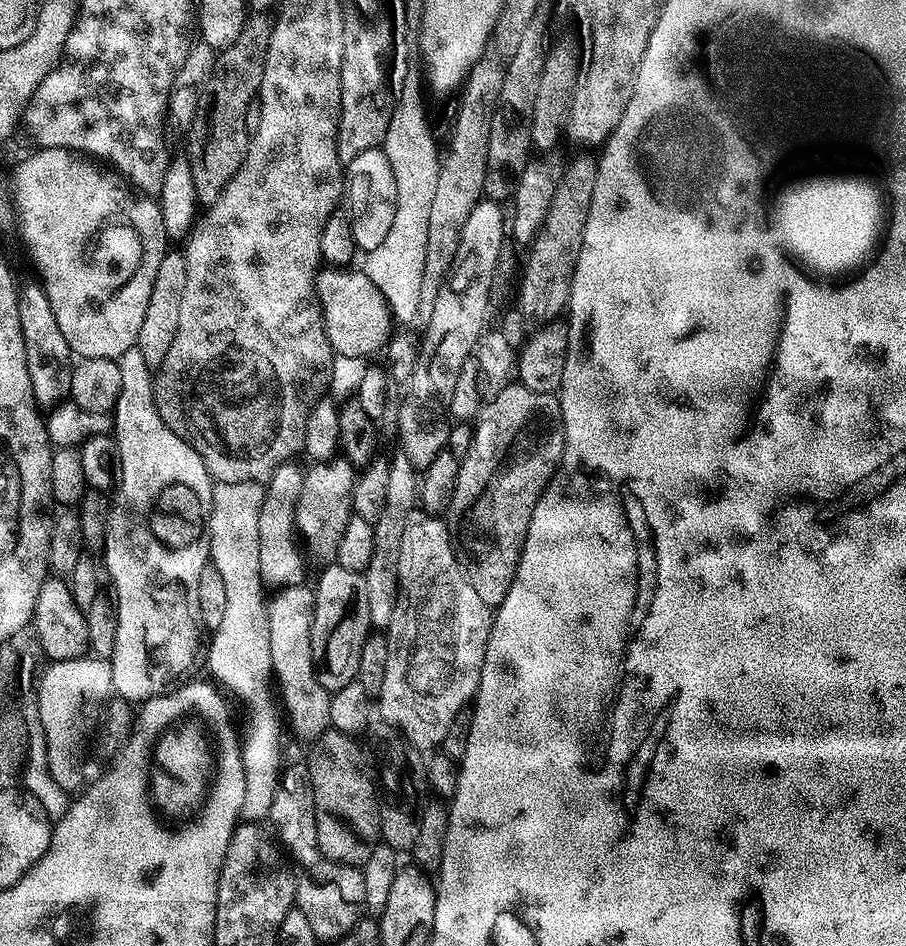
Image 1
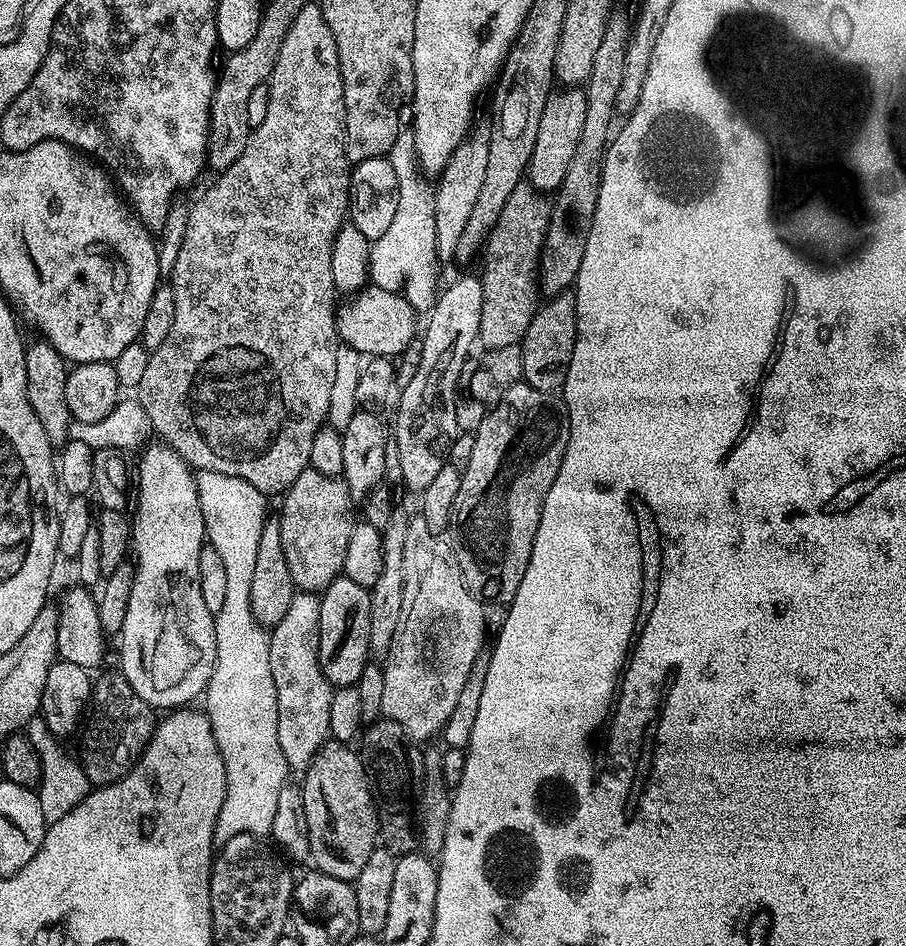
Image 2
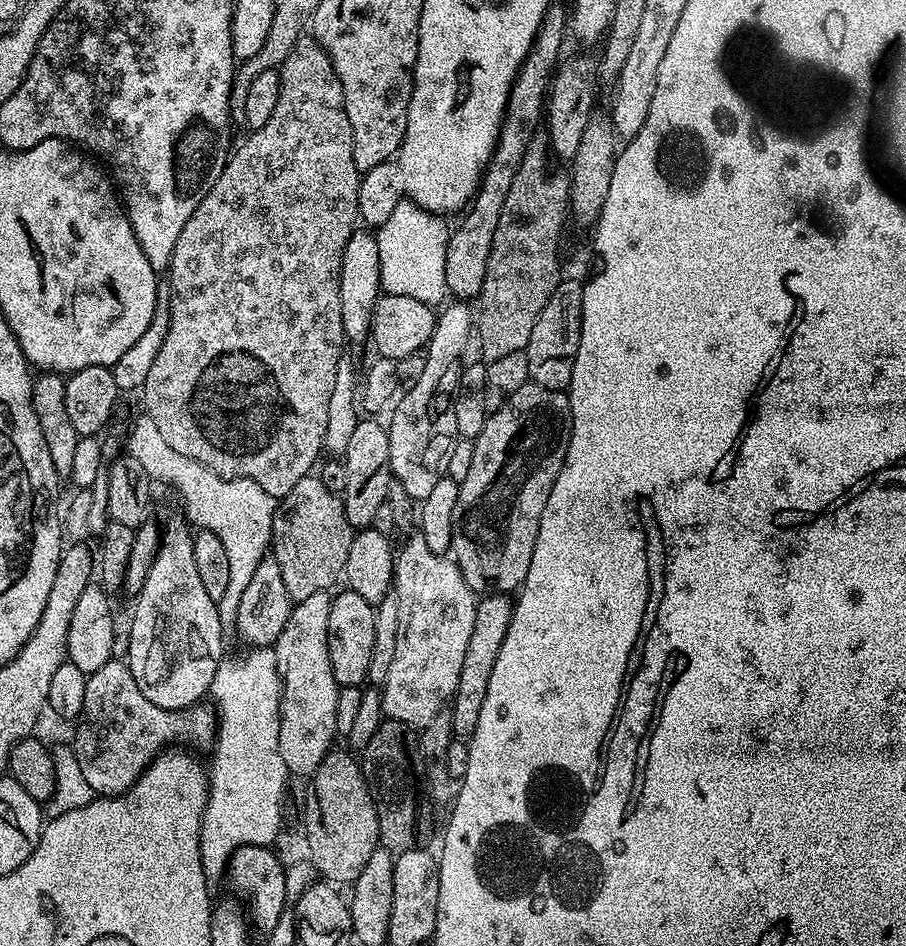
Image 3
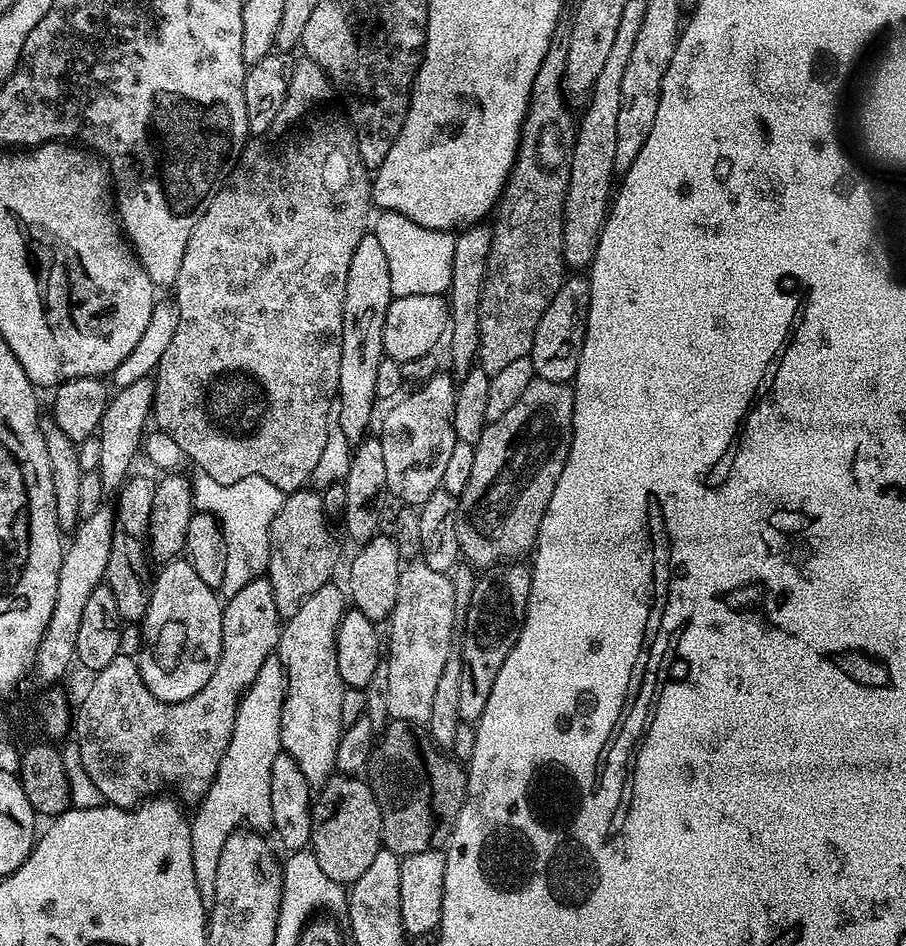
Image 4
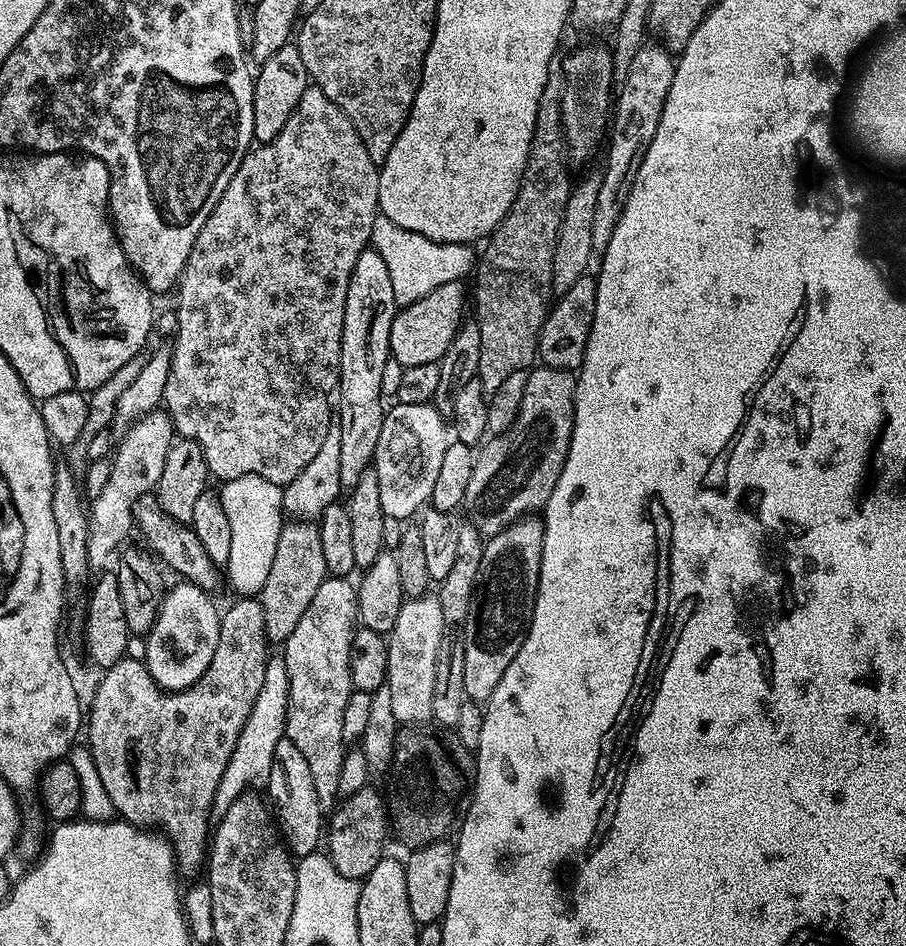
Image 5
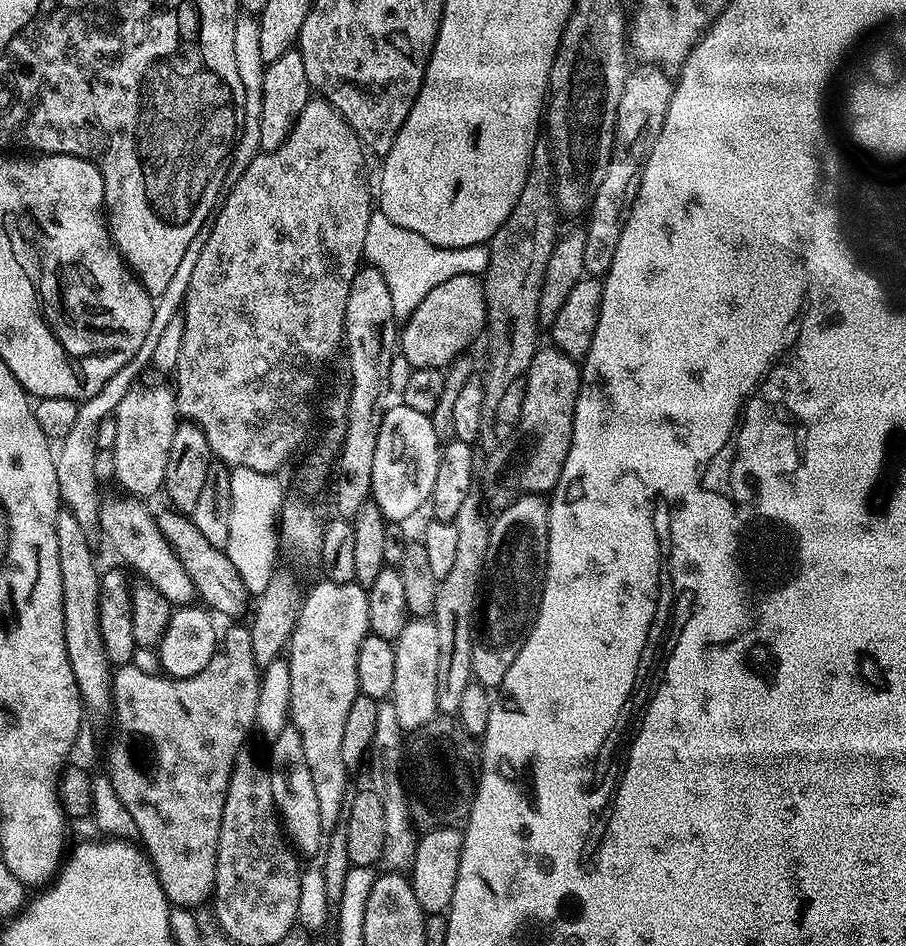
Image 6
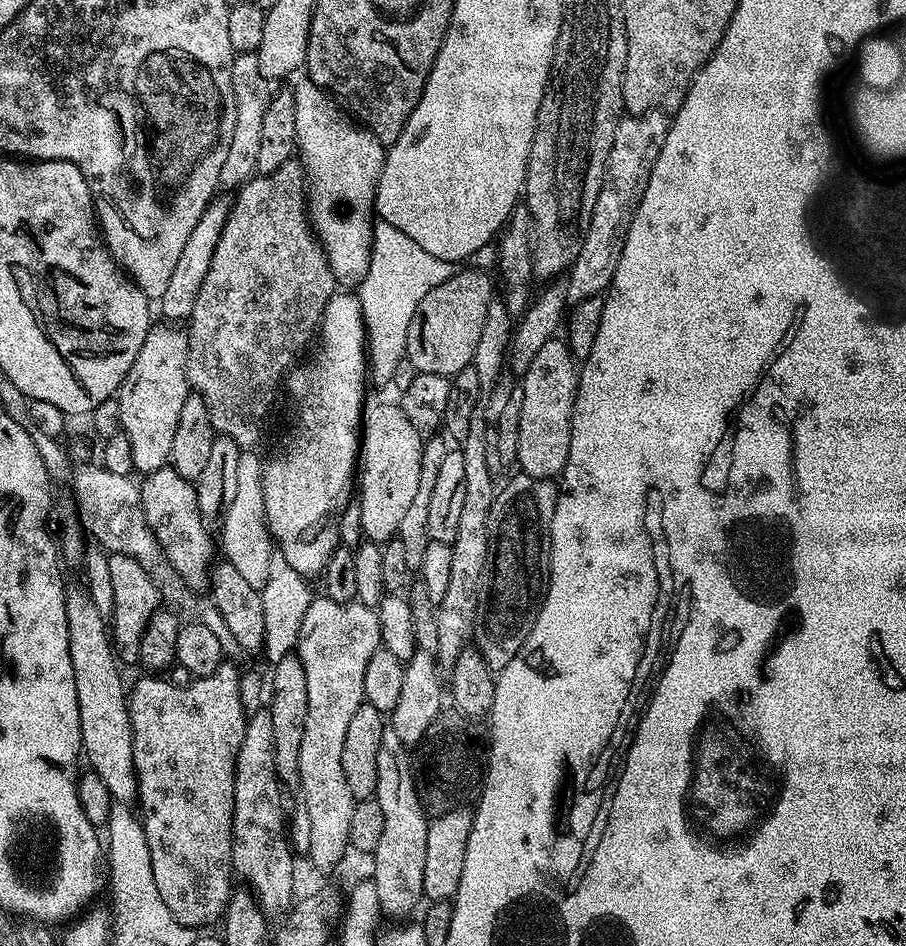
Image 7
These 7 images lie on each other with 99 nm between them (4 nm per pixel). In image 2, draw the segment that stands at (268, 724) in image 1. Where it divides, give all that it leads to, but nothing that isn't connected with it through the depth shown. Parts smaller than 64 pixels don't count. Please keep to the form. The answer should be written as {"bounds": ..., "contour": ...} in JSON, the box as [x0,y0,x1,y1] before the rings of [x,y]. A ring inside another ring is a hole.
{"bounds":[195,470,290,842],"contour":[[[214,470],[195,473],[196,489],[202,514],[204,515],[204,534],[207,543],[218,550],[226,566],[226,603],[222,610],[215,612],[216,617],[216,665],[206,689],[208,720],[212,723],[214,736],[224,758],[228,774],[228,794],[216,823],[216,840],[223,842],[238,834],[250,833],[252,836],[267,837],[274,826],[275,811],[278,807],[278,794],[284,784],[289,783],[290,769],[278,746],[278,698],[274,678],[270,674],[269,633],[252,613],[250,600],[250,581],[254,579],[254,561],[258,559],[258,542],[262,539],[262,526],[269,515],[265,493],[250,486],[242,478],[230,474],[218,474]]]}

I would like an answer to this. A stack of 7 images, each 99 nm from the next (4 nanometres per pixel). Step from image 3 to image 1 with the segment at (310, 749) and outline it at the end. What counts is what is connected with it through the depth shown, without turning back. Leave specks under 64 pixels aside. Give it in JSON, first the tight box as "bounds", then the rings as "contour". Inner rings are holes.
{"bounds":[268,584,332,740],"contour":[[[304,584],[281,587],[276,597],[268,600],[270,618],[270,658],[275,683],[280,683],[280,696],[288,711],[288,722],[293,732],[306,739],[317,740],[330,728],[330,702],[332,697],[318,682],[310,650],[310,634],[314,622],[316,593]]]}

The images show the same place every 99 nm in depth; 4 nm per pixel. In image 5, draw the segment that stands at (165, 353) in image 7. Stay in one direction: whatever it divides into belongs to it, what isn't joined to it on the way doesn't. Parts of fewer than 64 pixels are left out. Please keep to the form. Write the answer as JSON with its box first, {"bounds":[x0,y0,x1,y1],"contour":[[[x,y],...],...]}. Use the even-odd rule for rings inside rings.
{"bounds":[88,410,173,569],"contour":[[[164,410],[146,414],[137,424],[132,425],[127,432],[123,433],[121,440],[124,441],[121,444],[119,441],[111,457],[112,469],[106,487],[102,489],[100,497],[91,501],[90,504],[88,512],[89,569],[103,569],[107,565],[104,563],[108,559],[111,561],[117,549],[125,543],[123,540],[127,538],[128,531],[133,531],[133,508],[143,495],[155,489],[162,478],[162,470],[166,466],[166,454],[170,450],[173,439],[172,419]]]}

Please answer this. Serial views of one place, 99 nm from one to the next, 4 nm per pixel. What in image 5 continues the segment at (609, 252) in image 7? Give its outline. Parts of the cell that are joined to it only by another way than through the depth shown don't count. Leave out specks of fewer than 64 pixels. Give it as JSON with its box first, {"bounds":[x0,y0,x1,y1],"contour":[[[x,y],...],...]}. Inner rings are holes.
{"bounds":[590,43,676,258],"contour":[[[659,43],[651,44],[640,48],[638,54],[634,54],[628,77],[619,85],[618,95],[614,100],[614,111],[610,116],[610,135],[606,140],[608,158],[604,162],[604,168],[602,167],[602,186],[598,190],[594,206],[594,230],[590,232],[592,254],[596,258],[603,257],[614,234],[614,226],[618,226],[618,218],[626,206],[626,198],[638,174],[638,166],[642,166],[642,158],[646,158],[650,142],[654,142],[654,134],[666,106],[666,94],[670,94],[670,86],[674,82],[676,66],[673,53]]]}

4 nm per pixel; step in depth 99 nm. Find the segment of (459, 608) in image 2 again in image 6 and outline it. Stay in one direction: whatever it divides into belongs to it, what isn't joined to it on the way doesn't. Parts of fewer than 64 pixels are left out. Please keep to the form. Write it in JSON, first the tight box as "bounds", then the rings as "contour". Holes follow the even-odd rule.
{"bounds":[390,619,438,734],"contour":[[[409,619],[402,634],[395,640],[396,653],[394,654],[394,690],[390,702],[394,711],[398,713],[398,722],[404,727],[405,733],[412,734],[420,727],[426,726],[431,719],[438,715],[437,703],[437,665],[438,665],[438,630],[431,619]]]}

